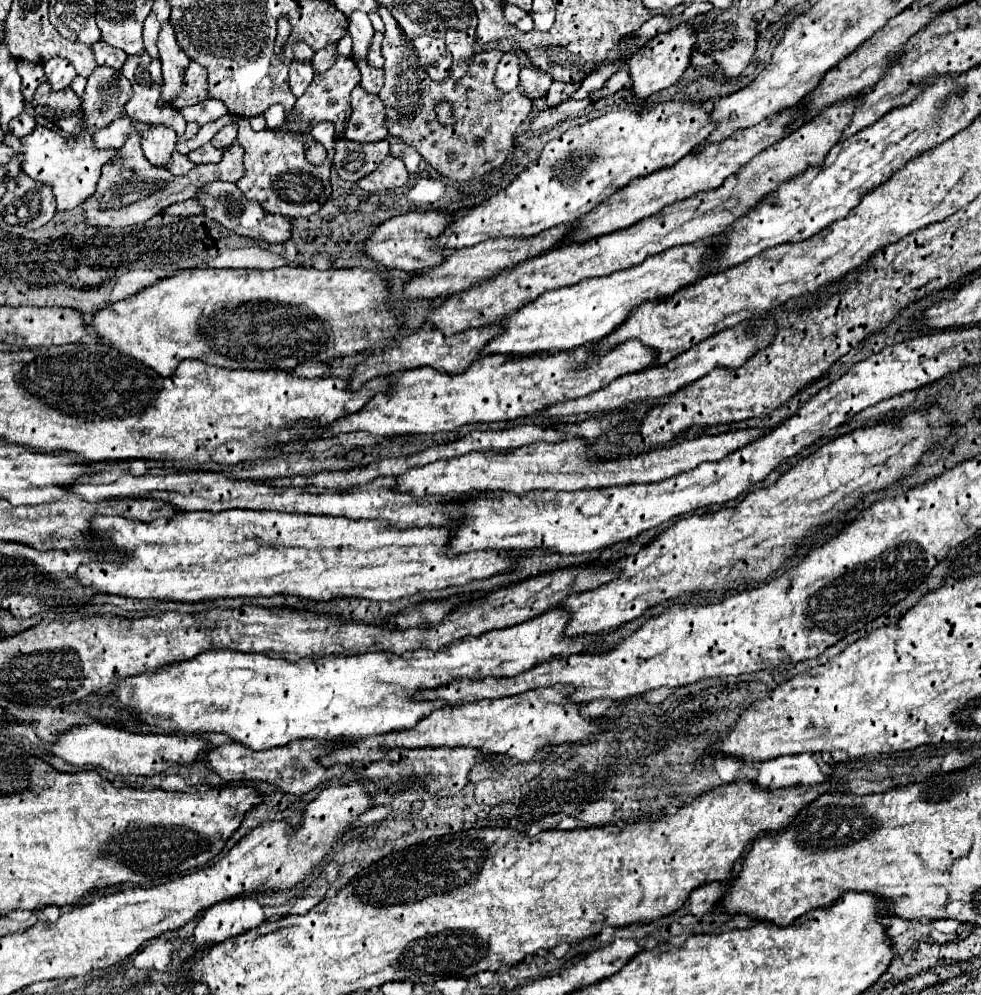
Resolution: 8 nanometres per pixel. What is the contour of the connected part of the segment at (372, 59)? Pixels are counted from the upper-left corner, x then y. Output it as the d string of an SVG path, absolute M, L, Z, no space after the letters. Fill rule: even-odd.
M375 32L373 40L371 40L371 48L369 48L369 56L367 56L367 64L373 68L383 68L383 54L381 54L381 42L383 42L383 34Z

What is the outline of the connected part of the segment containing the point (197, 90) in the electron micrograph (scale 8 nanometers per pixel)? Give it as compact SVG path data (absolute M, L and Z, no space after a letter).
M191 62L183 74L183 84L181 84L181 92L173 98L173 108L185 108L189 104L197 104L201 100L207 98L207 70L197 64Z

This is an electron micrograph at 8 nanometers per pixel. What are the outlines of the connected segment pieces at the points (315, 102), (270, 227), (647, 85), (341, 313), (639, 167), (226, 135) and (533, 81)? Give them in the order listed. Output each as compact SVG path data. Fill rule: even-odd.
M337 56L333 60L331 68L325 70L323 74L317 74L313 78L311 86L305 90L305 94L301 98L297 98L297 104L295 104L297 120L293 120L293 122L285 120L285 130L289 130L289 132L303 132L303 130L307 130L307 126L313 126L317 122L327 120L327 122L333 122L335 124L335 132L339 134L341 128L343 128L345 110L349 106L349 94L359 84L359 80L361 80L361 76L359 76L357 66L349 58Z
M209 182L205 186L199 188L195 200L203 206L203 214L209 220L219 222L221 226L225 226L227 230L237 232L239 236L245 238L253 238L253 240L261 240L261 242L269 242L269 244L285 244L291 238L291 220L281 216L281 214L267 214L263 212L263 208L251 200L247 200L243 196L243 192L237 188L237 184L231 182Z
M681 24L677 28L673 28L671 32L659 34L651 40L651 48L647 48L647 52L639 52L639 56L631 56L631 60L627 62L629 66L629 76L633 80L633 94L637 98L649 98L651 94L673 86L681 74L685 72L685 68L689 66L689 56L695 50L695 30L687 24Z
M281 266L281 268L273 268L273 270L213 270L213 268L199 270L199 268L195 268L195 270L183 270L181 274L163 278L163 280L143 288L141 292L137 292L125 300L107 304L105 308L101 308L99 312L95 312L89 318L89 326L95 330L95 334L101 338L103 344L109 344L115 350L123 352L125 356L131 356L131 358L143 362L145 366L153 368L161 376L171 376L175 372L177 364L185 358L201 360L205 364L221 366L221 368L247 368L247 370L261 370L261 372L291 370L297 364L305 364L305 362L327 362L335 356L357 354L357 352L363 352L369 348L383 348L387 344L387 340L393 338L395 332L399 330L397 318L393 318L387 310L387 298L389 298L387 280L379 274L375 274L373 270L365 270L365 268L353 268L353 270L329 268L323 272L315 270L315 268L303 268L303 266L297 266L297 268Z
M665 102L645 112L631 112L631 110L613 110L607 112L583 126L573 126L563 132L561 138L551 140L537 162L533 162L527 170L523 170L507 188L499 190L491 198L483 200L479 206L469 208L463 216L455 218L435 240L437 248L443 250L457 250L465 246L475 246L487 238L501 238L501 236L535 236L547 228L557 224L569 224L585 216L589 208L595 208L603 198L611 196L617 188L629 184L629 180L647 176L659 168L673 166L677 160L687 156L695 144L703 142L715 124L711 124L709 110L703 108L703 102Z
M231 120L227 126L223 126L223 128L213 136L211 144L213 144L215 148L227 148L227 146L233 144L233 140L235 140L235 132L237 132L237 122Z
M531 64L525 66L519 74L519 88L523 90L525 96L529 96L531 100L535 98L543 98L551 86L551 76L547 76L545 72L539 72L537 68L533 68Z

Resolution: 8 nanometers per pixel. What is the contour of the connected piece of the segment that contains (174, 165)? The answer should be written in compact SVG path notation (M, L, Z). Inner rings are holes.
M173 152L171 156L171 164L168 169L171 170L173 176L183 176L183 174L189 174L193 168L197 168L197 164L193 164L187 156L179 154L179 152Z

